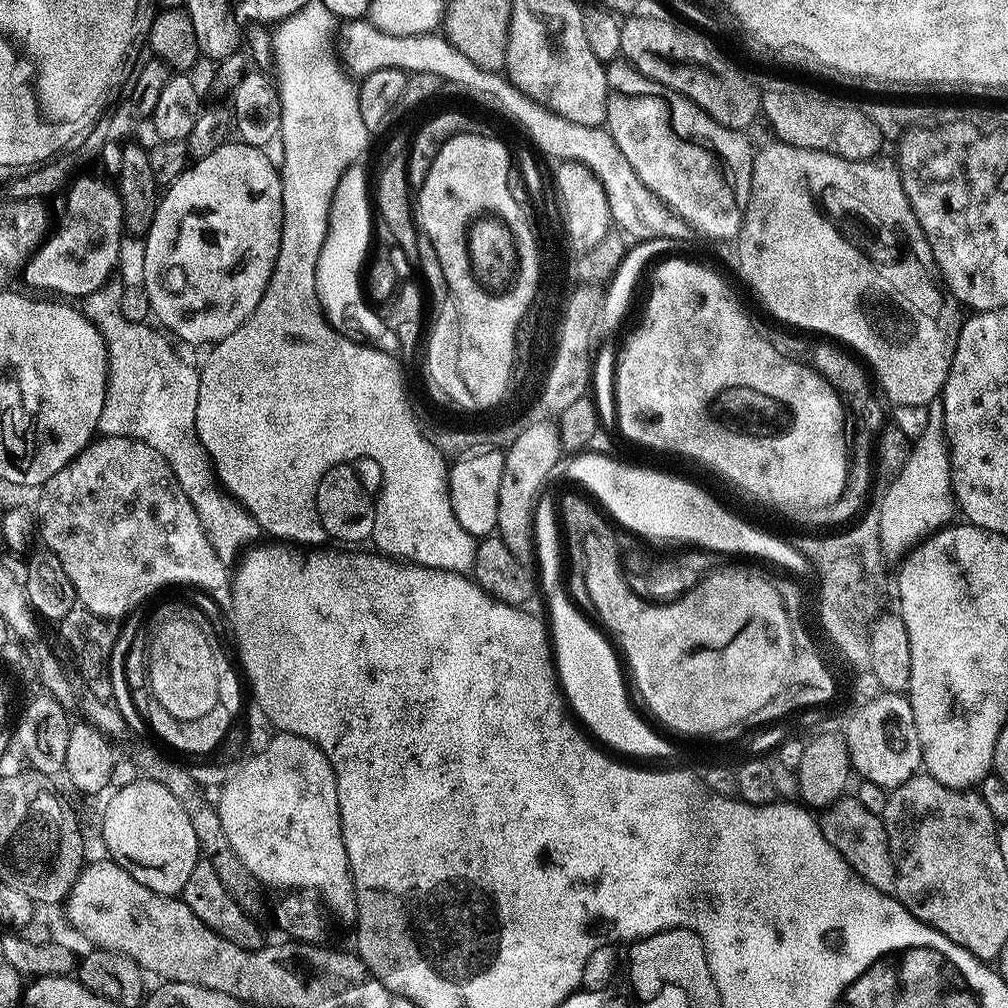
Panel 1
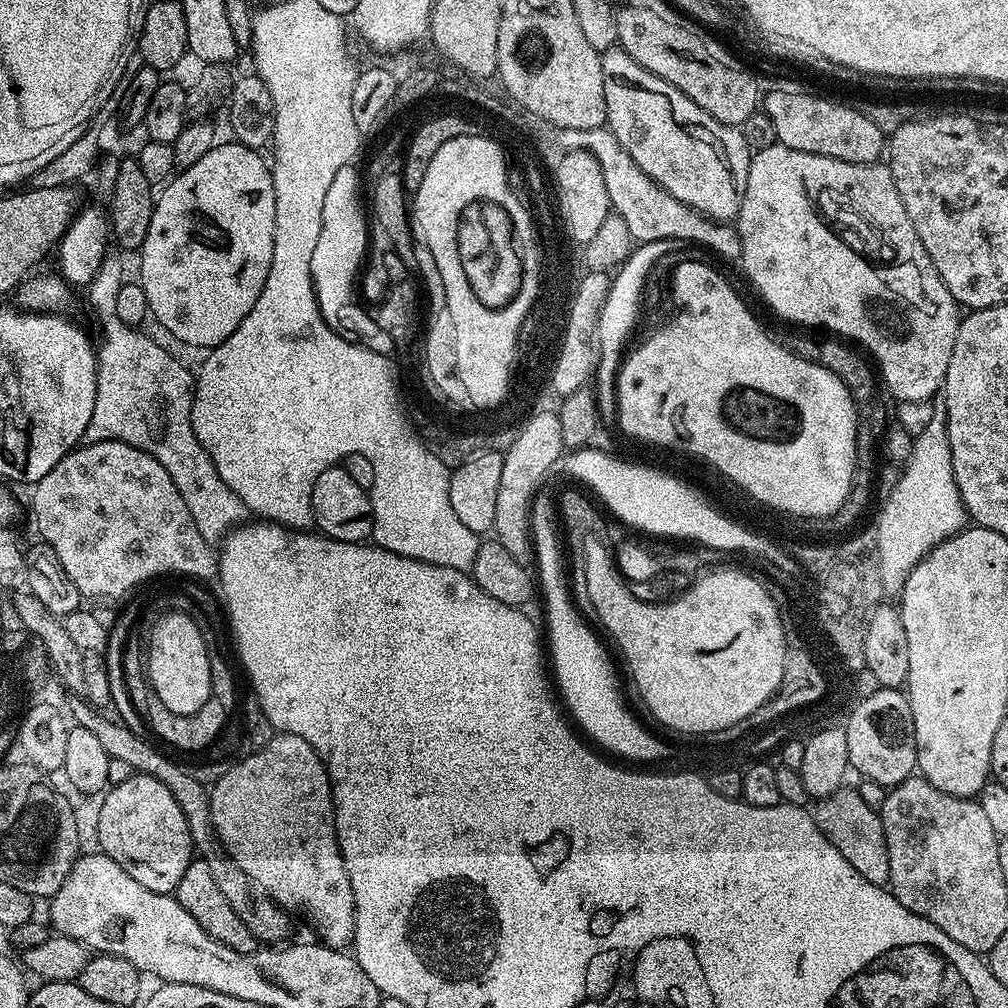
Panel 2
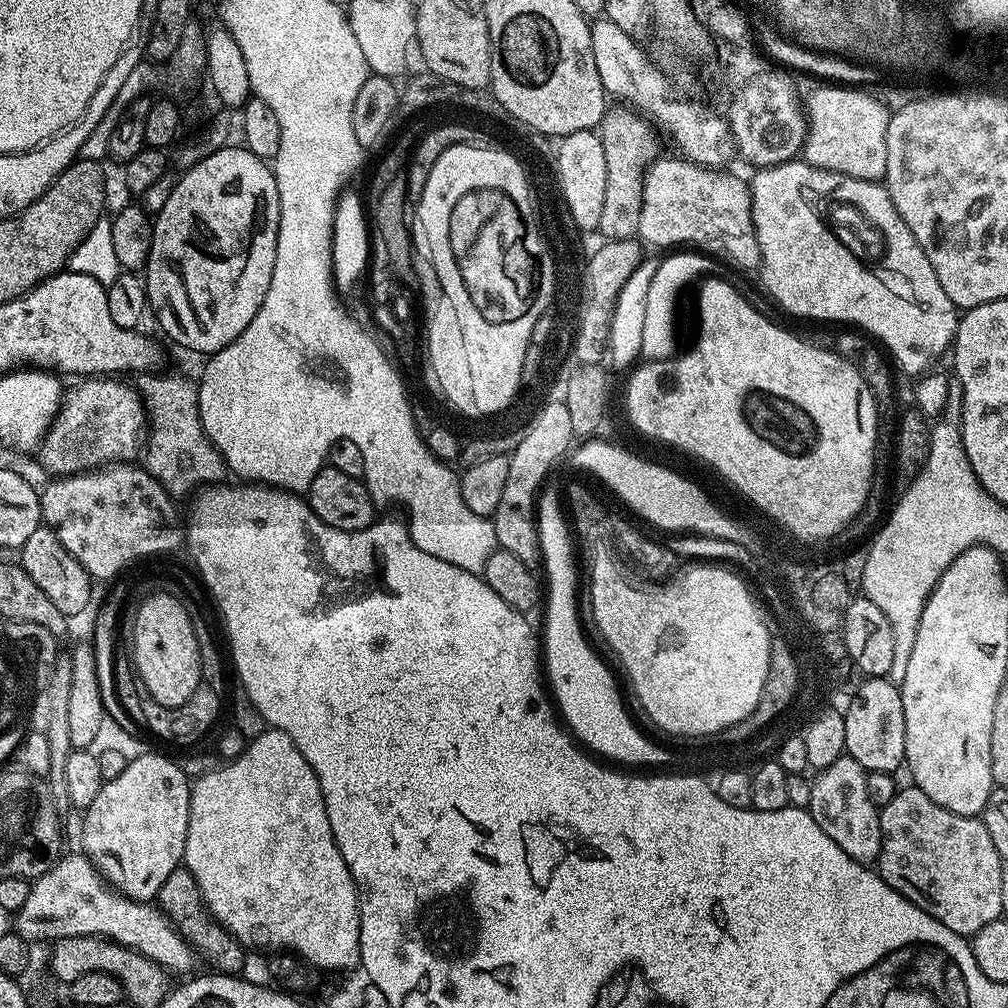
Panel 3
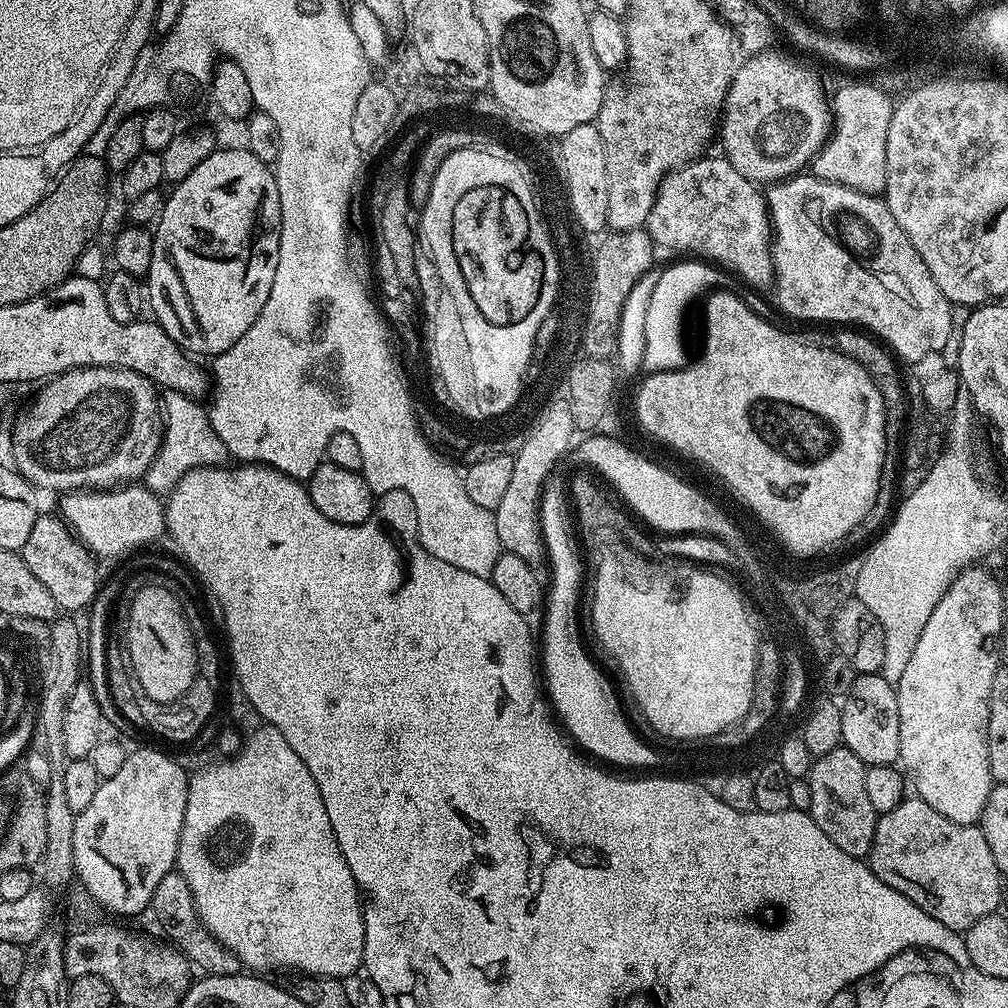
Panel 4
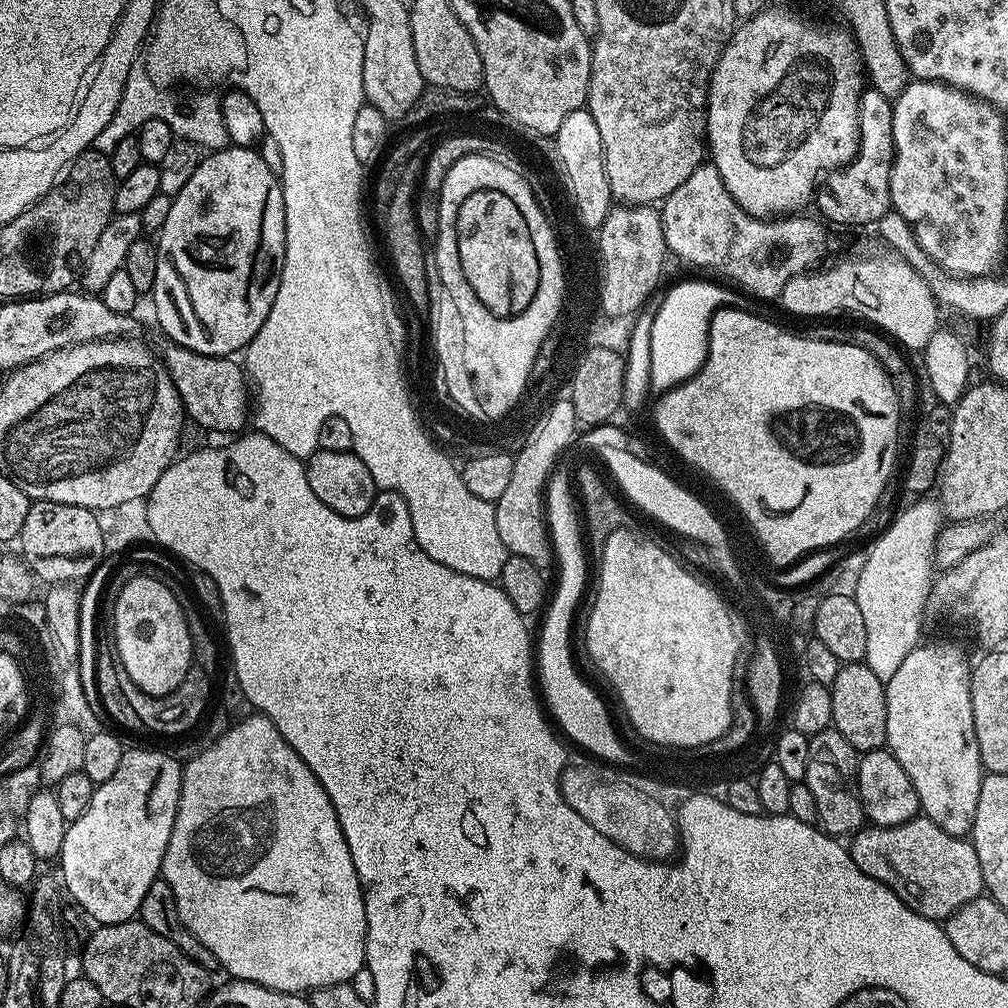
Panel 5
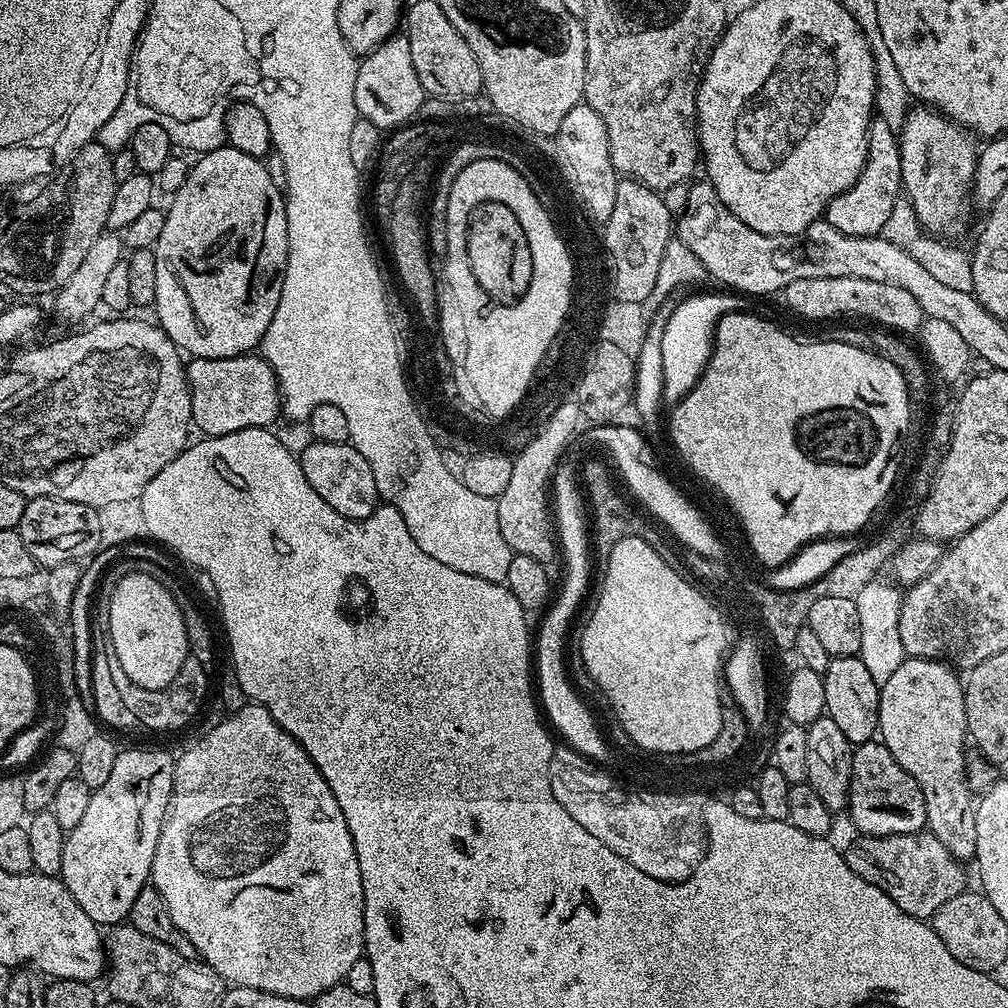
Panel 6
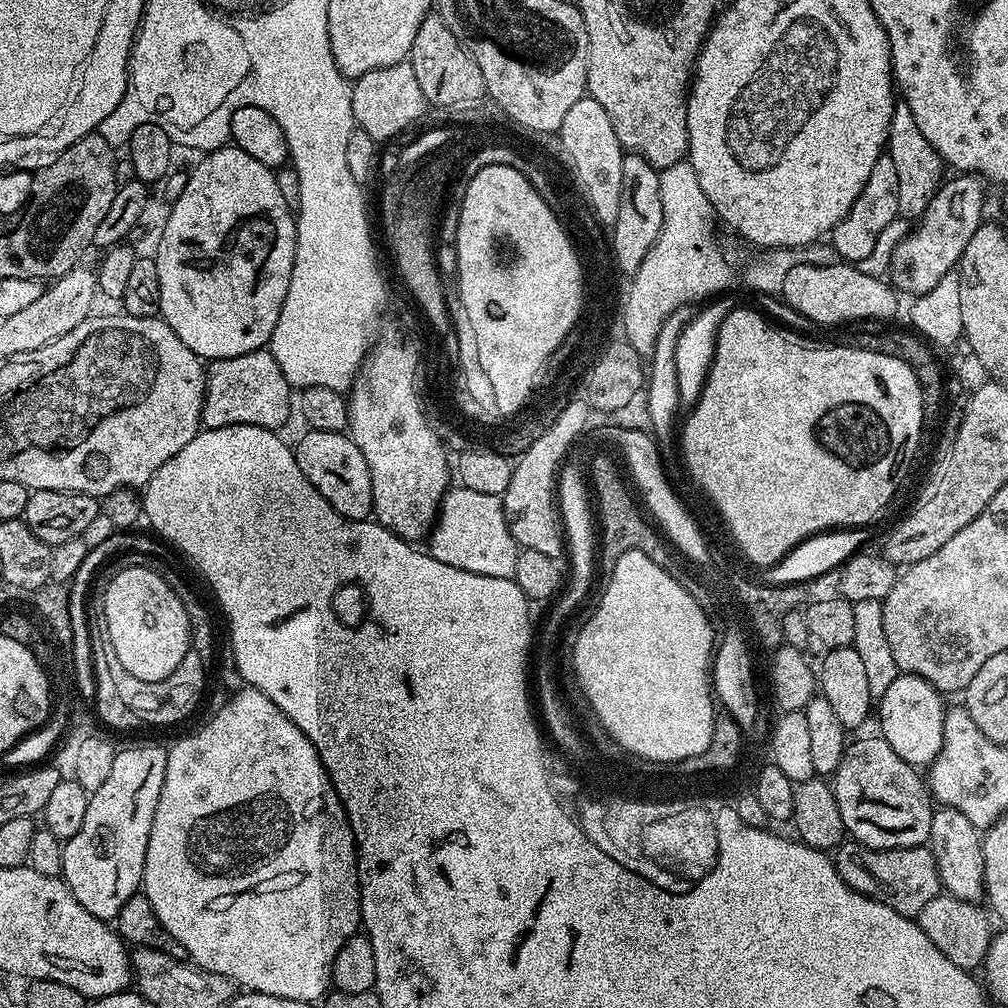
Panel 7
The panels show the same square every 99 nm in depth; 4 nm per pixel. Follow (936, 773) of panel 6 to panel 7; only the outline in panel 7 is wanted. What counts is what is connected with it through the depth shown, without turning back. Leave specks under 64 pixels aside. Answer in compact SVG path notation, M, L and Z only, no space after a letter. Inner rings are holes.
M897 674L894 682L890 682L890 686L886 688L886 694L878 698L878 716L880 712L880 729L878 732L882 739L892 747L894 754L898 754L898 758L902 758L913 766L927 766L932 763L942 746L946 711L944 700L945 697L937 688L930 686L930 682L917 676ZM937 807L932 814L930 847L934 854L934 862L938 866L943 891L947 895L973 902L979 901L985 895L982 832L972 825L966 814L953 808Z

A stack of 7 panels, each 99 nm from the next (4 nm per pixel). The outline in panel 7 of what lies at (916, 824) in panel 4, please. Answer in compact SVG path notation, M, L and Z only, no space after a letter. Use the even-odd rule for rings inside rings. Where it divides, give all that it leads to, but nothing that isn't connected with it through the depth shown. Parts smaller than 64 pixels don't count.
M844 842L834 852L834 863L838 874L853 890L898 910L903 916L919 917L922 906L942 892L938 866L928 846L878 850L865 844Z

